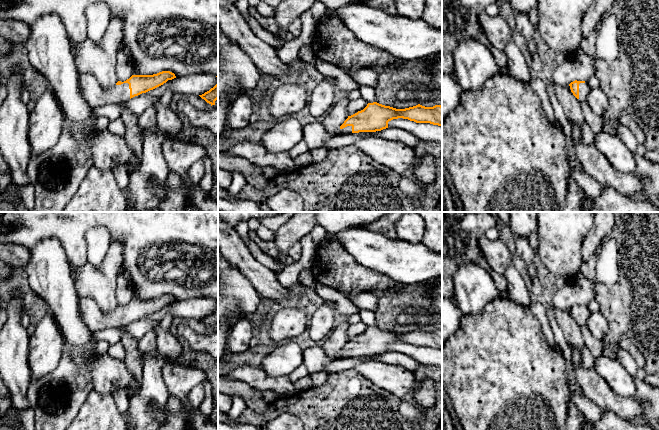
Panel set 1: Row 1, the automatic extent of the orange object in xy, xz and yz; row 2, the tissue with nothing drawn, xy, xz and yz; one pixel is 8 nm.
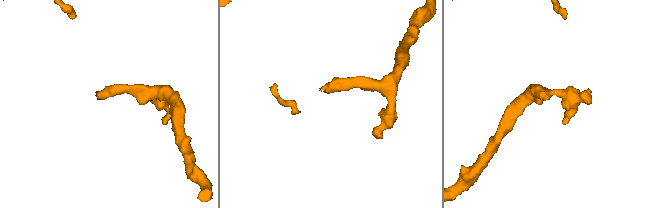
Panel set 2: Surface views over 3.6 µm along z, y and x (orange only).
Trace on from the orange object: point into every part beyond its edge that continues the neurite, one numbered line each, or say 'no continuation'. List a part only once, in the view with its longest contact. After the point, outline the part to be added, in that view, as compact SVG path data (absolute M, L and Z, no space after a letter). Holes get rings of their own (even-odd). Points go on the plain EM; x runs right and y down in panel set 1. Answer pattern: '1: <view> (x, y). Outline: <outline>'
1: xy (95, 319). Outline: M91 297L79 298L79 311L82 315L82 321L91 332L108 328L118 328L119 326L130 323L128 307L105 313Z

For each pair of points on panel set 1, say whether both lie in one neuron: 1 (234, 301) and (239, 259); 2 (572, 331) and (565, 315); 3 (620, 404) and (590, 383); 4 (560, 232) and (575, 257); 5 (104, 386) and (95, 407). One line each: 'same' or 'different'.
1: different
2: same
3: same
4: same
5: different

